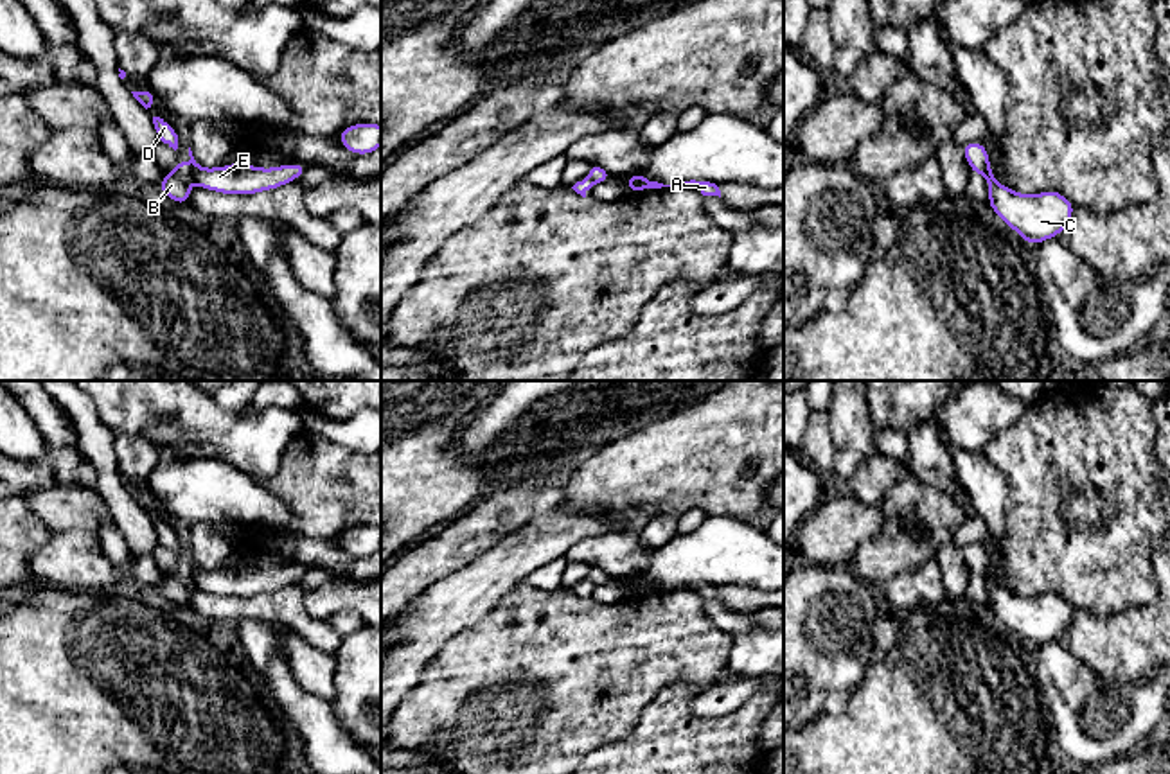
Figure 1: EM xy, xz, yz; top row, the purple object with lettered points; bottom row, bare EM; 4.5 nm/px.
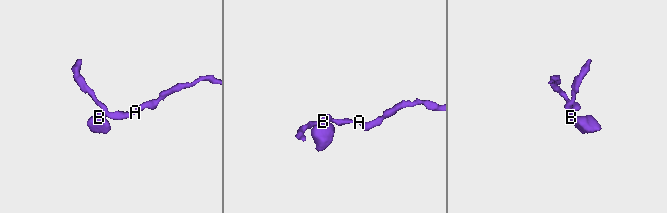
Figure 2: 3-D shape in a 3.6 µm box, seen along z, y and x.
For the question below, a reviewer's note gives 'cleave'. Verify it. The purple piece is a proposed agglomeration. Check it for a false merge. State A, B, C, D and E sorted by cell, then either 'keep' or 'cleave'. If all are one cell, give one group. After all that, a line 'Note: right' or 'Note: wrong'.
groups A D E / B C; cleave
Note: right

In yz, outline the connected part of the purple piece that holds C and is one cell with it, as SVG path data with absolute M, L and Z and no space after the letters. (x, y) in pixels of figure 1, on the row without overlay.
M988 566L988 607L1026 646L1059 639L1073 618L1075 607L1057 593L1026 598L996 584Z

